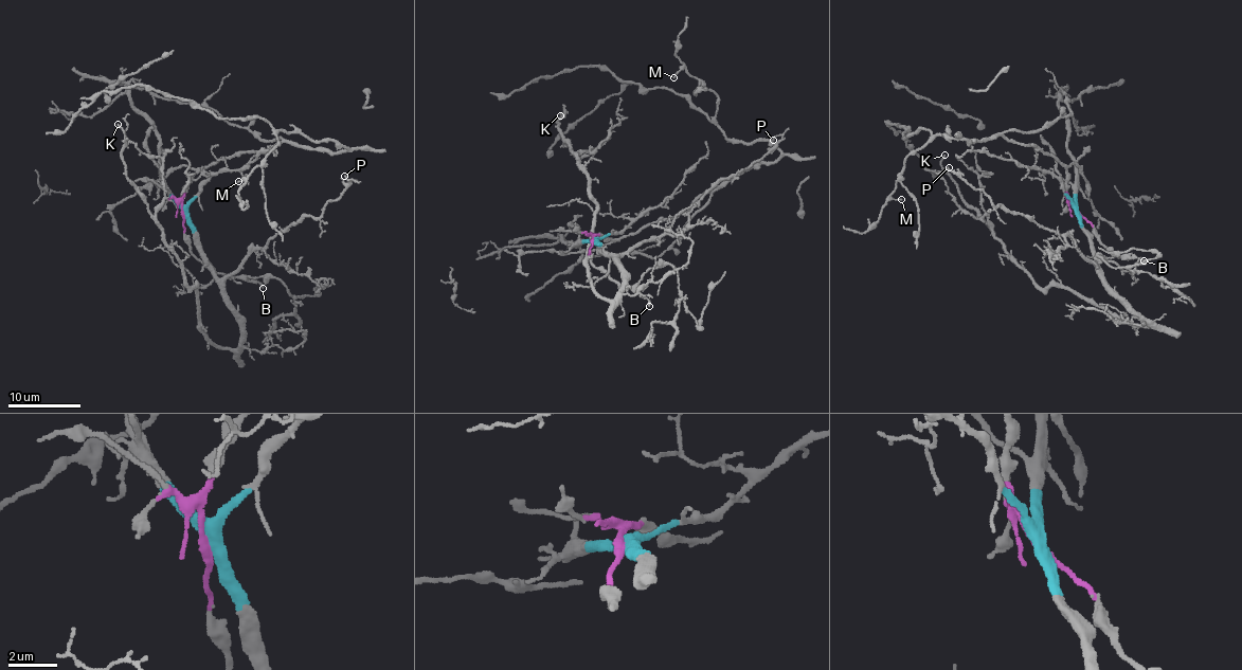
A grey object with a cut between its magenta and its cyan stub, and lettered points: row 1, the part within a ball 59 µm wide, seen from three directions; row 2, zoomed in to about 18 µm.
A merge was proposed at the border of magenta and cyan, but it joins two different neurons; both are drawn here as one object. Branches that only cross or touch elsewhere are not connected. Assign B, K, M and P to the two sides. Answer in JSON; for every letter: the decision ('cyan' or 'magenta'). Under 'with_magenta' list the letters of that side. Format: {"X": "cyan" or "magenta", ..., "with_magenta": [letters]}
{"B": "magenta", "K": "cyan", "M": "magenta", "P": "cyan", "with_magenta": ["B", "M"]}

